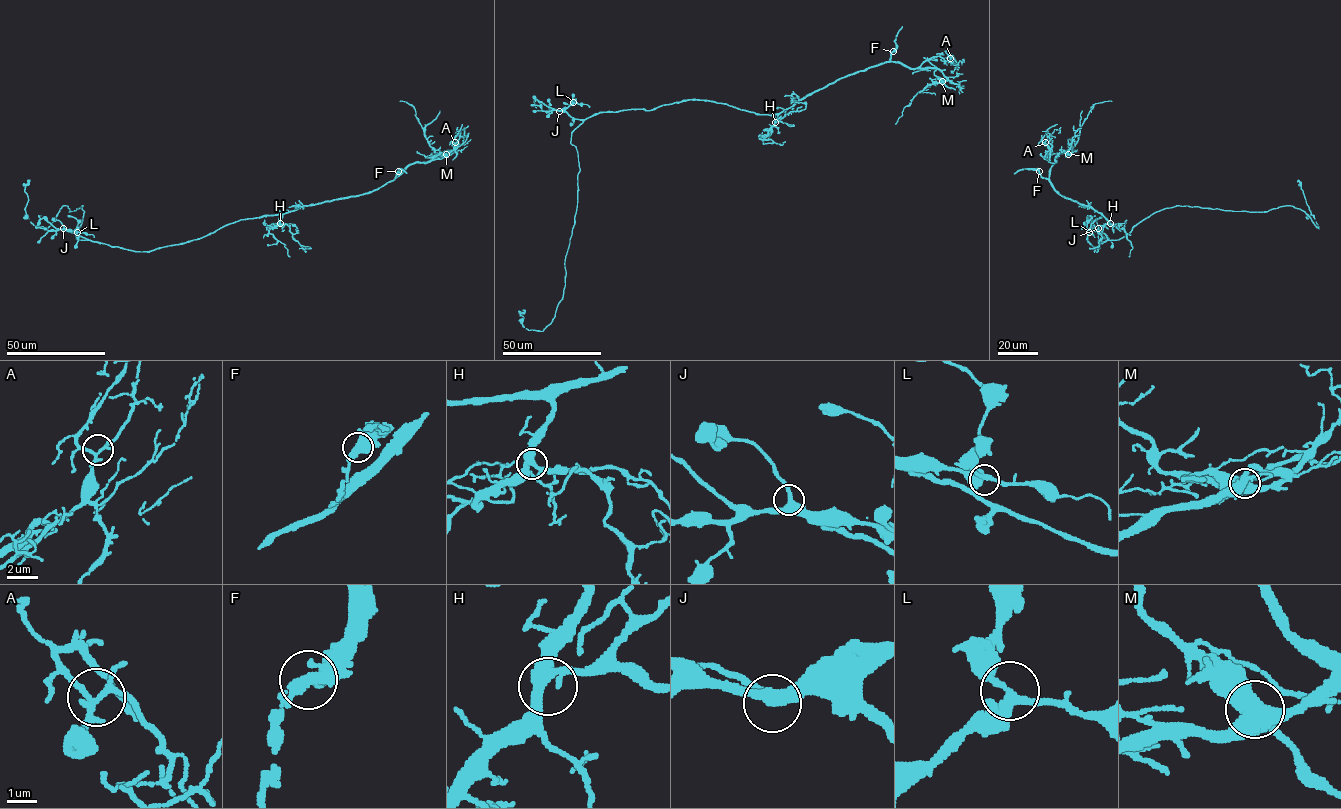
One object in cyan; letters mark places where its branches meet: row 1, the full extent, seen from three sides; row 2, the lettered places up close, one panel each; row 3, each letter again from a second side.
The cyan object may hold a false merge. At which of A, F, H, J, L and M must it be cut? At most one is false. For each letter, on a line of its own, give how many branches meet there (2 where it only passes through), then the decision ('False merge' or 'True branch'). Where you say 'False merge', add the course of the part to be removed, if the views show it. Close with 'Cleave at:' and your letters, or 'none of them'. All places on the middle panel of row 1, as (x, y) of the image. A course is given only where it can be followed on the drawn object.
A: Branches: 5. True branch
F: Branches: 4. True branch
H: Branches: 4. True branch
J: Branches: 3. True branch
L: Branches: 4. True branch
M: Branches: 5. False merge. Course of the part to remove: (942, 81), (934, 74), (936, 67), (929, 62), (937, 59)
Cleave at: M

